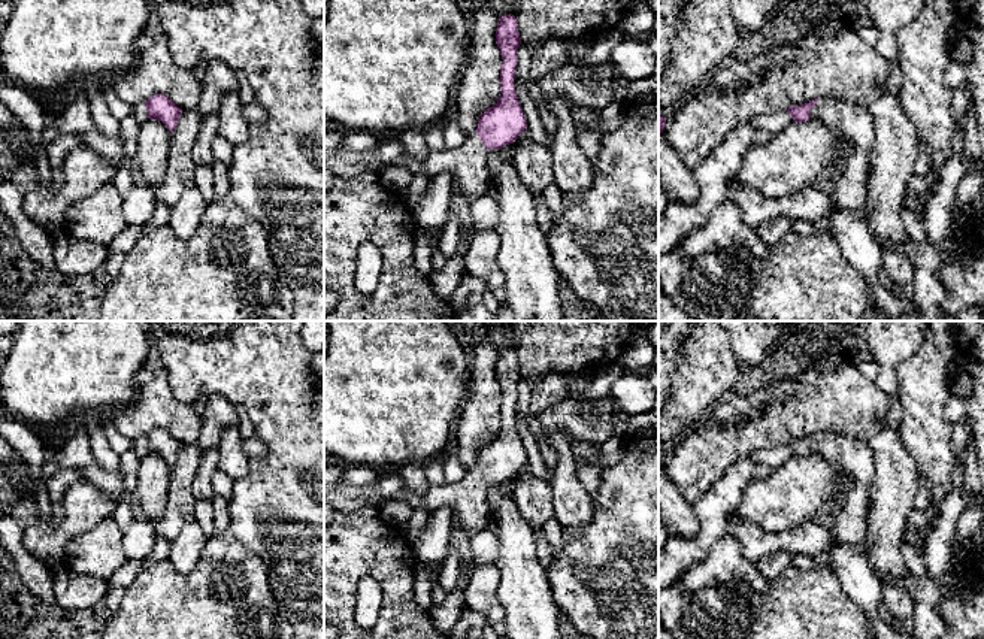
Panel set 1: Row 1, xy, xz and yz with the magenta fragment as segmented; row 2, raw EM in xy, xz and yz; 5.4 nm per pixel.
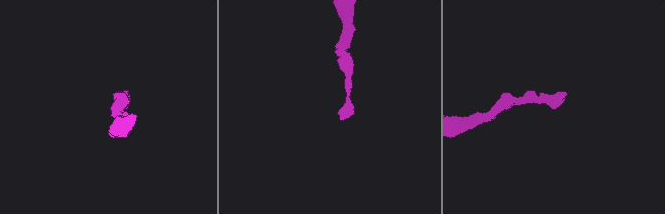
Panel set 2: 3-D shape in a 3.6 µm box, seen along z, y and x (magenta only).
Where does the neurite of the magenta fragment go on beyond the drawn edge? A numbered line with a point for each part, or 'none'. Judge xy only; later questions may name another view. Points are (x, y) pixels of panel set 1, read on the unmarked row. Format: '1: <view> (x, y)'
1: xy (139, 445)

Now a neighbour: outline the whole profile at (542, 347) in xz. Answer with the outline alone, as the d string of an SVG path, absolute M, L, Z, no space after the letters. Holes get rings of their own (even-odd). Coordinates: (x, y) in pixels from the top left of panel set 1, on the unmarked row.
M514 321L511 325L484 325L482 339L499 352L514 349L518 355L521 378L532 388L557 370L594 370L620 360L639 334L632 321Z

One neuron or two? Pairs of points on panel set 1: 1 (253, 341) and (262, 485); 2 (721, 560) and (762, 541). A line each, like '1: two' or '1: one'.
1: one
2: two

